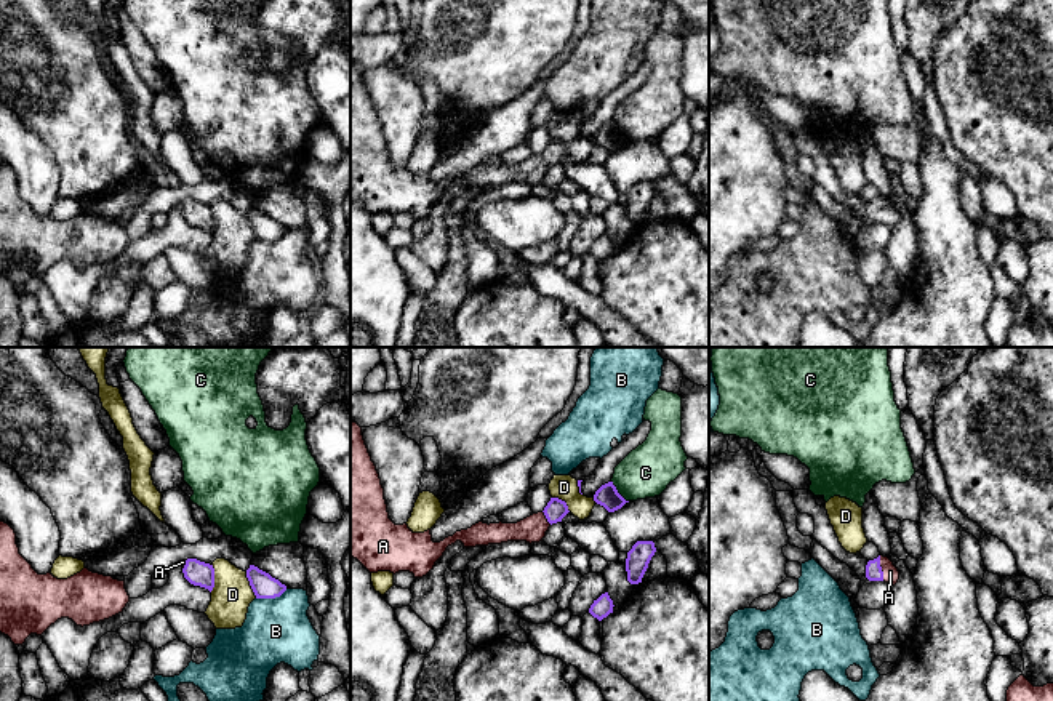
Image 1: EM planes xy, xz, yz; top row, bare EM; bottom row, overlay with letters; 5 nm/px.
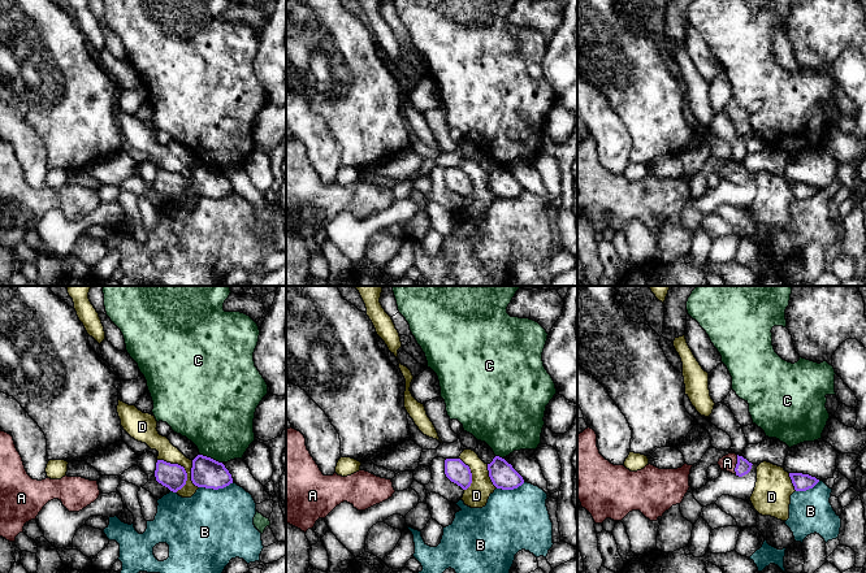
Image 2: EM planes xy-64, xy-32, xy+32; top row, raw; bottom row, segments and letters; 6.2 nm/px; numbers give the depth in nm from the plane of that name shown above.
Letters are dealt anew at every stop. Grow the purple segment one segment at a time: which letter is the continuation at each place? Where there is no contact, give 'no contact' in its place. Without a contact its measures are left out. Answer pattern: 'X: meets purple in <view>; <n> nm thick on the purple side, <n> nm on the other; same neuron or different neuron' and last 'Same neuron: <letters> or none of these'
A: meets purple in yz; 80 nm thick on the purple side, 80 nm on the other; same neuron
B: meets purple in xy; 120 nm thick on the purple side, 320 nm on the other; different neuron
C: meets purple in xz; 110 nm thick on the purple side, 260 nm on the other; different neuron
D: meets purple in xy; 130 nm thick on the purple side, 200 nm on the other; different neuron
Same neuron: A

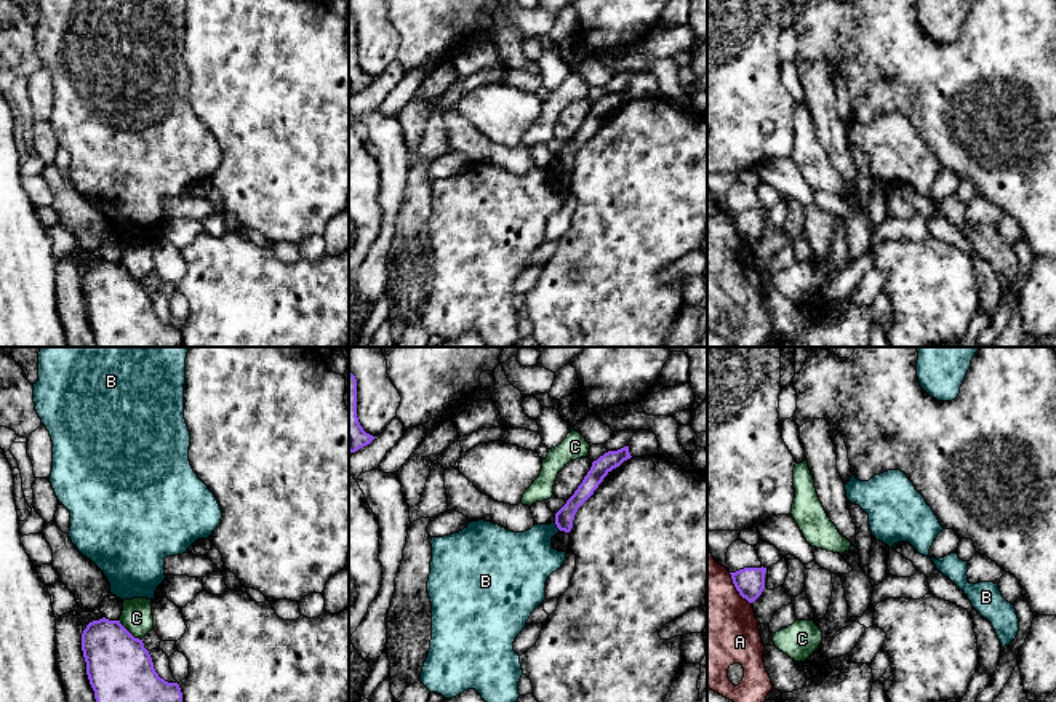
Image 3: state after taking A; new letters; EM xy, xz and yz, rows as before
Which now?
A: meets purple in yz; 150 nm thick on the purple side, 460 nm on the other; different neuron
B: meets purple in xz; 100 nm thick on the purple side, 300 nm on the other; different neuron
C: meets purple in xy; 340 nm thick on the purple side, 160 nm on the other; different neuron
Same neuron: none of these

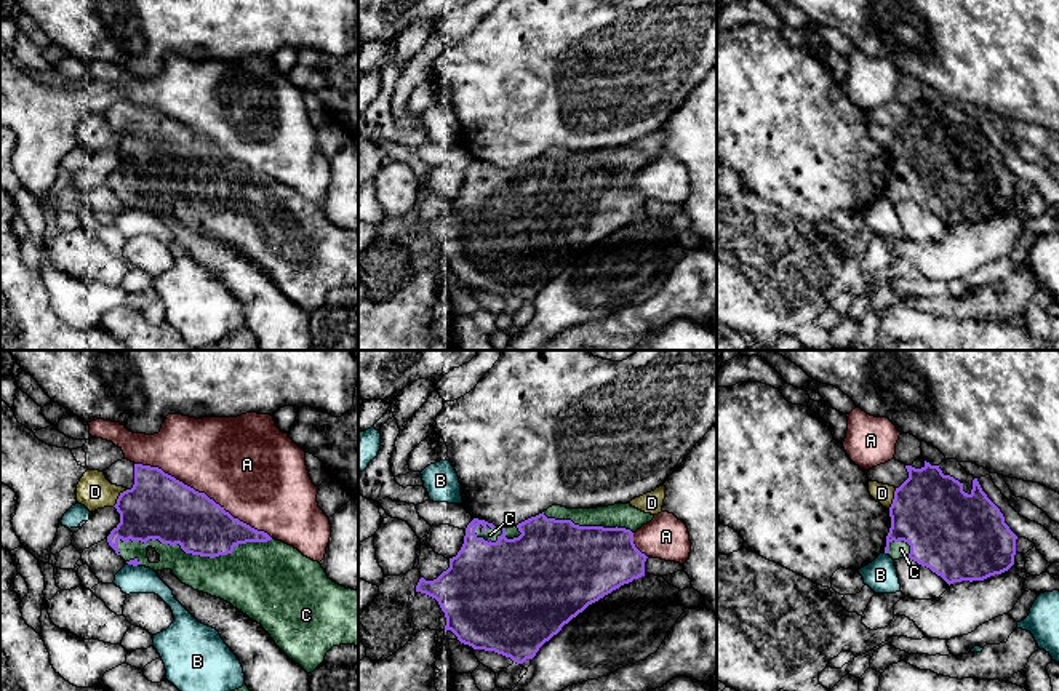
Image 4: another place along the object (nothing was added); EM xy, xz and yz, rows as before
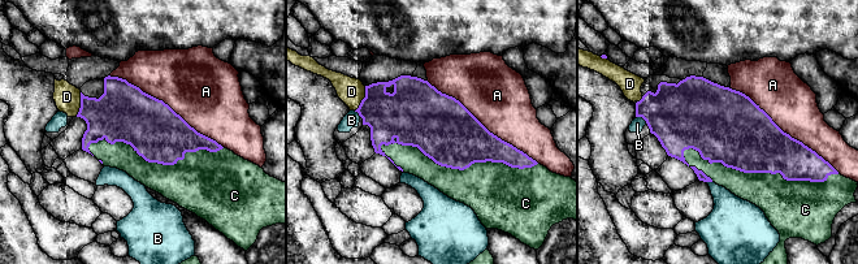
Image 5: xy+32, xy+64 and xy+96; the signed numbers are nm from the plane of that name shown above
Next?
A: meets purple in xy; 320 nm thick on the purple side, 480 nm on the other; different neuron
B: meets purple in xy; 40 nm thick on the purple side, 140 nm on the other; different neuron
C: meets purple in xy; 320 nm thick on the purple side, 240 nm on the other; same neuron
D: meets purple in yz; 400 nm thick on the purple side, 100 nm on the other; different neuron
Same neuron: C

